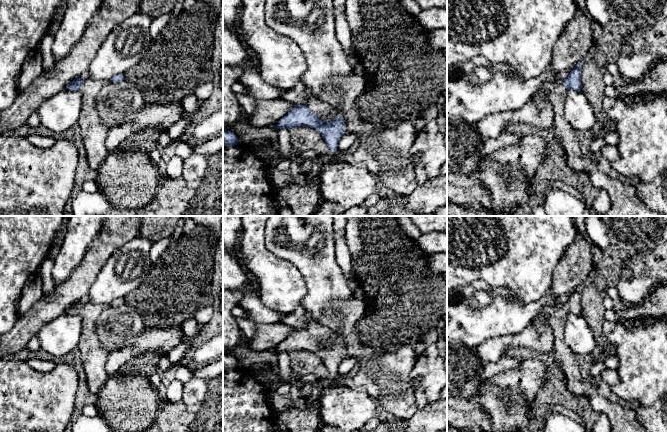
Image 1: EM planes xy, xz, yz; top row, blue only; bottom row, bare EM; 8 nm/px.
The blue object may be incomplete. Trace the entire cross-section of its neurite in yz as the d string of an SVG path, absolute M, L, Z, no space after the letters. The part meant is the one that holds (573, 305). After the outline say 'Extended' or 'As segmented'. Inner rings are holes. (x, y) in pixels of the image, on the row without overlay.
M581 287L577 288L563 304L551 308L543 308L535 316L546 315L554 333L553 353L555 363L562 369L568 389L579 395L585 395L599 413L606 415L612 425L611 432L649 432L636 418L636 411L627 403L613 403L601 396L597 386L585 382L580 373L580 365L575 354L567 346L564 339L564 326L569 314L581 315Z. Extended

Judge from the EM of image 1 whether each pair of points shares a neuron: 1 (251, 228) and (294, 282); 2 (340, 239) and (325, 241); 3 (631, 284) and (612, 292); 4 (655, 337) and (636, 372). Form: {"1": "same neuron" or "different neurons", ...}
{"1": "same neuron", "2": "different neurons", "3": "different neurons", "4": "same neuron"}

